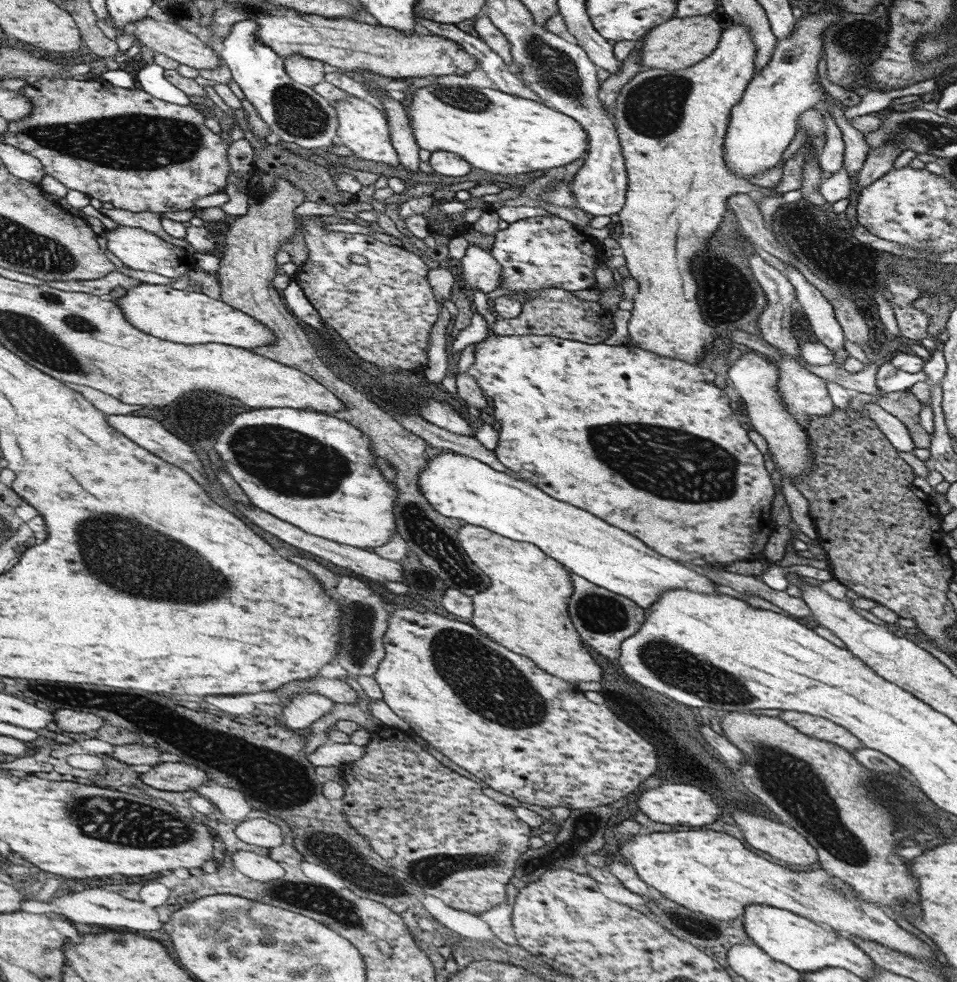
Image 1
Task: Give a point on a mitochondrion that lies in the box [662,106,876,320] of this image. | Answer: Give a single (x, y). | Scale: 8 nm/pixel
(801, 219)

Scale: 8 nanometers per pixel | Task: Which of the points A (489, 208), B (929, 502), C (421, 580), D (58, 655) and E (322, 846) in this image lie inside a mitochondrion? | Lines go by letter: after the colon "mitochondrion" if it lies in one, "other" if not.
A: other
B: other
C: mitochondrion
D: other
E: mitochondrion

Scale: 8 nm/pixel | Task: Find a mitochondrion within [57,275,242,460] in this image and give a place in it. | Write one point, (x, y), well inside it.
(75, 322)

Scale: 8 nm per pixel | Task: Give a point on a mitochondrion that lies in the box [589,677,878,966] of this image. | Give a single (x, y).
(805, 797)

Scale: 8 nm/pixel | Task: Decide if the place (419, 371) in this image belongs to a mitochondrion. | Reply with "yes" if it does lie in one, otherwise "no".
no

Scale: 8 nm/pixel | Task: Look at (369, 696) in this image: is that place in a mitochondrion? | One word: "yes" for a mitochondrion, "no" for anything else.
no

